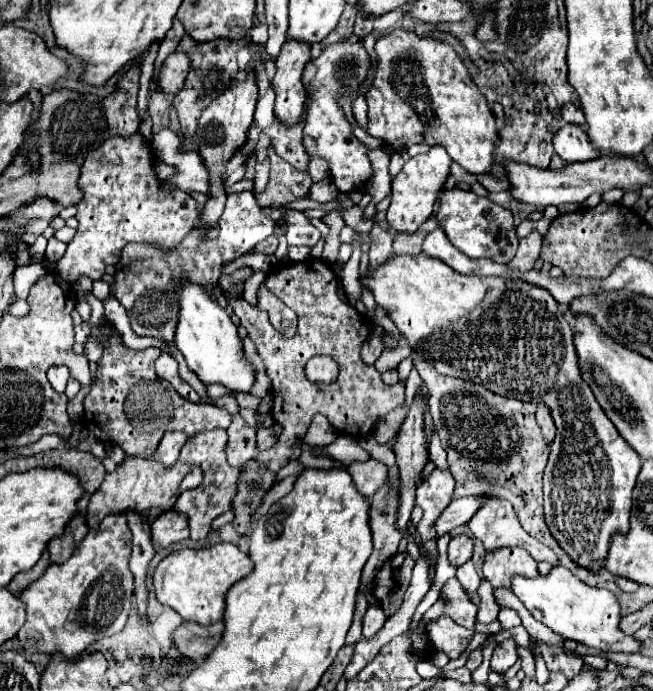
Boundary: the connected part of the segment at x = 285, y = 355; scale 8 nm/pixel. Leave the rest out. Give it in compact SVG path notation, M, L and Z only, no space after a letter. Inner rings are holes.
M310 260L288 264L274 272L266 280L266 286L298 314L298 328L292 338L276 332L274 326L268 322L266 312L260 312L246 300L228 298L228 304L234 308L240 324L248 328L252 342L258 346L258 352L268 366L268 376L272 378L272 416L282 426L282 434L272 448L258 454L258 460L268 462L268 468L272 472L278 472L292 458L292 446L306 436L314 414L324 414L340 434L366 438L372 434L374 426L384 414L404 402L404 384L398 382L396 386L386 386L378 370L362 362L360 348L370 334L368 318L362 320L354 306L340 300L336 274L324 260L320 260L320 272L312 268ZM316 354L328 354L340 366L338 380L322 388L318 384L312 384L304 374L308 358Z

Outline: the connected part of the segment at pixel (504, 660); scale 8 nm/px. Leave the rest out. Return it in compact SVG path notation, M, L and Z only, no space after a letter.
M506 638L502 642L496 644L492 660L490 660L490 668L494 672L498 670L508 670L510 666L514 666L514 662L518 660L518 650L516 650L516 640L514 638Z

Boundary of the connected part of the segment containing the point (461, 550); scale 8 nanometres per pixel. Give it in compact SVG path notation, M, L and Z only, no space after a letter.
M466 534L452 536L450 546L448 546L448 558L450 558L452 566L456 566L456 568L460 564L464 564L466 560L470 560L472 558L472 538Z

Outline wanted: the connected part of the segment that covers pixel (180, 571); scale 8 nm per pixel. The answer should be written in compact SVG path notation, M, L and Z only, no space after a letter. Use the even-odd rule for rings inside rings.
M218 542L206 548L182 548L178 552L168 554L158 568L154 570L154 592L156 600L164 606L174 608L184 620L198 624L214 624L222 620L224 612L224 594L230 586L252 572L252 560L240 552L236 544Z

